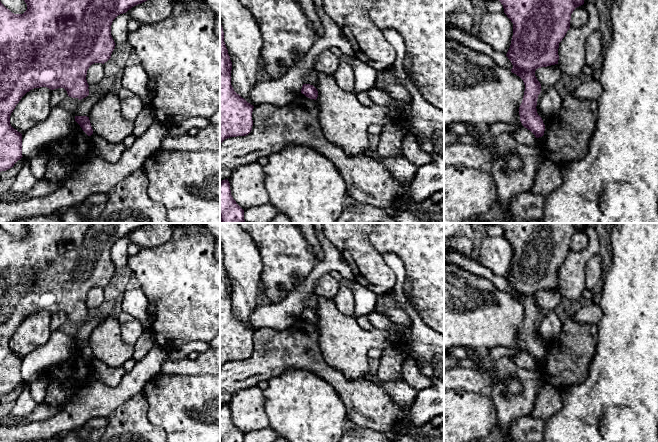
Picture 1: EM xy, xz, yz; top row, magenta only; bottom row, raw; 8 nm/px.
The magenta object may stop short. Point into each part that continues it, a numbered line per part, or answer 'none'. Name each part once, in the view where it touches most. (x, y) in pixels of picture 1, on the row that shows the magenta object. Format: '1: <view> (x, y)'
none

